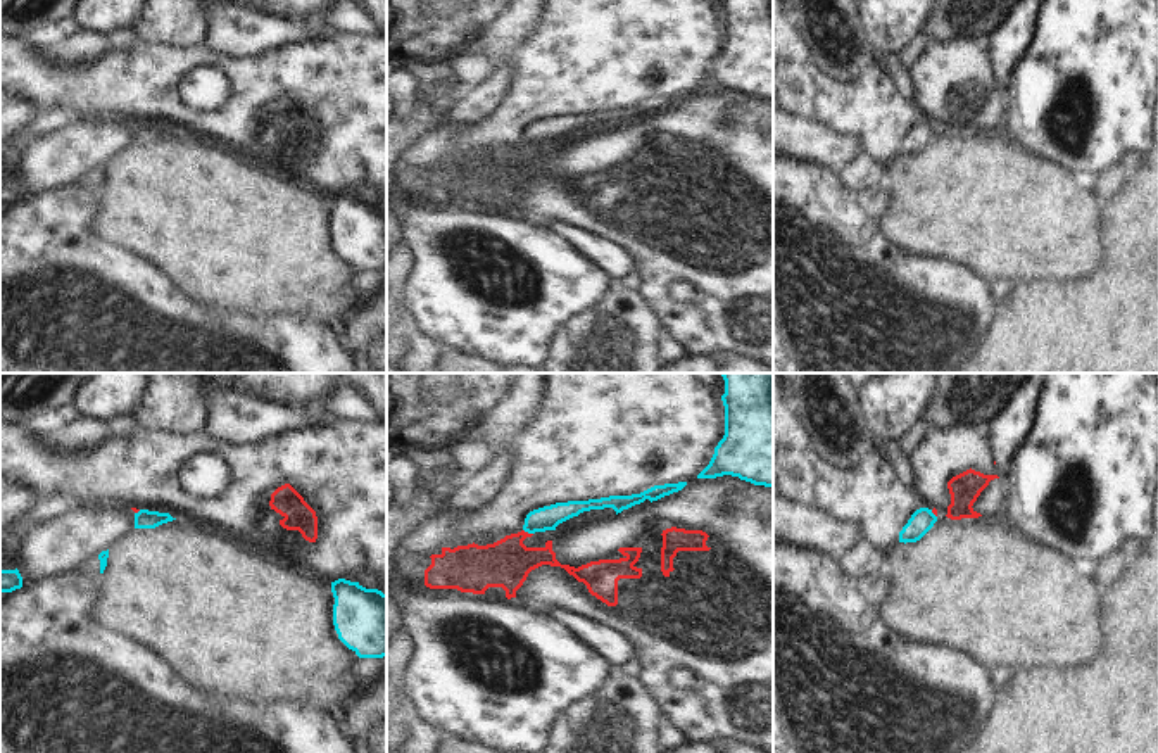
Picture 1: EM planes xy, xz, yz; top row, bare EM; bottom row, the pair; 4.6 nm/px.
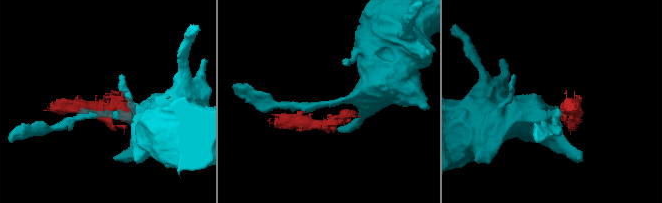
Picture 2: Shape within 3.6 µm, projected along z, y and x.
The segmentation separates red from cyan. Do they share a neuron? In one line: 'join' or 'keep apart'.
keep apart

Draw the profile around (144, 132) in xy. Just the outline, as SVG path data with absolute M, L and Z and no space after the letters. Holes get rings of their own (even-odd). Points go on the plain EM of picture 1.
M140 123L138 126L135 126L135 142L155 142L173 133L176 131L173 131L169 126Z

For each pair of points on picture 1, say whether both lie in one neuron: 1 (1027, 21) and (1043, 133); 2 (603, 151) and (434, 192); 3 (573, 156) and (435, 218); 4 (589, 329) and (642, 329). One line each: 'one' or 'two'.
1: two
2: one
3: two
4: one

